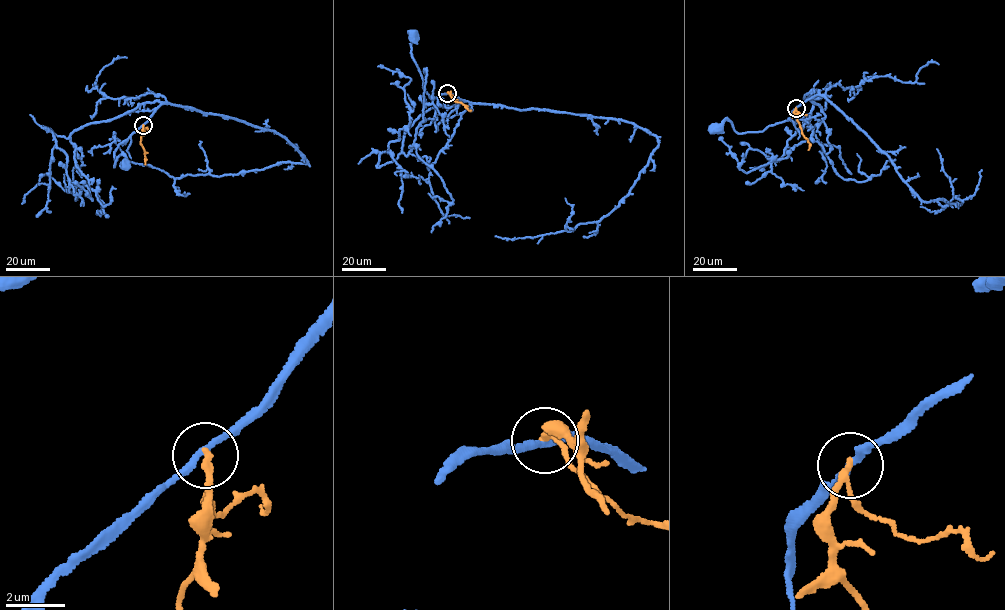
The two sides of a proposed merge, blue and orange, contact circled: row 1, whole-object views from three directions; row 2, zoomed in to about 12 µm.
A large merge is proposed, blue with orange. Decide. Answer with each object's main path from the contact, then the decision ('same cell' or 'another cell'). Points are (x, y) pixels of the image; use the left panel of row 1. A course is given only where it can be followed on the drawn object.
blue runs (142, 125), (119, 144), (115, 152), (115, 167), (117, 158), (122, 155), (123, 165); orange runs (143, 125), (140, 144), (145, 164); same cell

